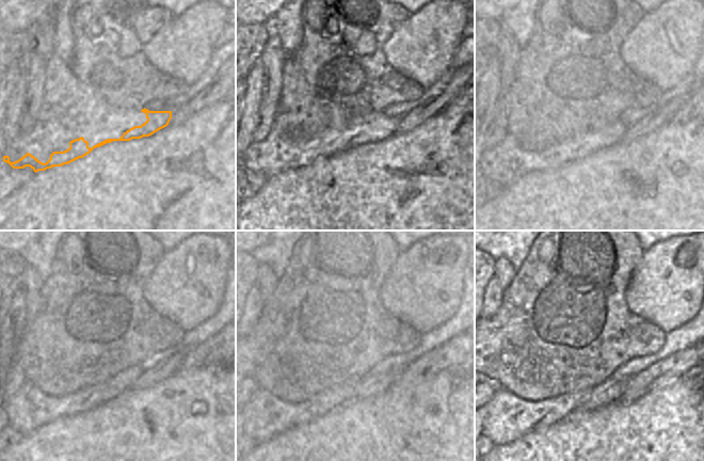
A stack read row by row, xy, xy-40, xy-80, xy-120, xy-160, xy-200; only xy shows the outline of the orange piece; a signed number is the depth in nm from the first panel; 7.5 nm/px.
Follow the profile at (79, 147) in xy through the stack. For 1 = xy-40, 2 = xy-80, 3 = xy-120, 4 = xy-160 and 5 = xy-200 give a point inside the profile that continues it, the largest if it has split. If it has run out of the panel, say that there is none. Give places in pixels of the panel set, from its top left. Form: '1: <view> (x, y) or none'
1: xy-40 (267, 164)
2: xy-80 (506, 170)
3: xy-120 (28, 413)
4: xy-160 (267, 416)
5: xy-200 (508, 417)

